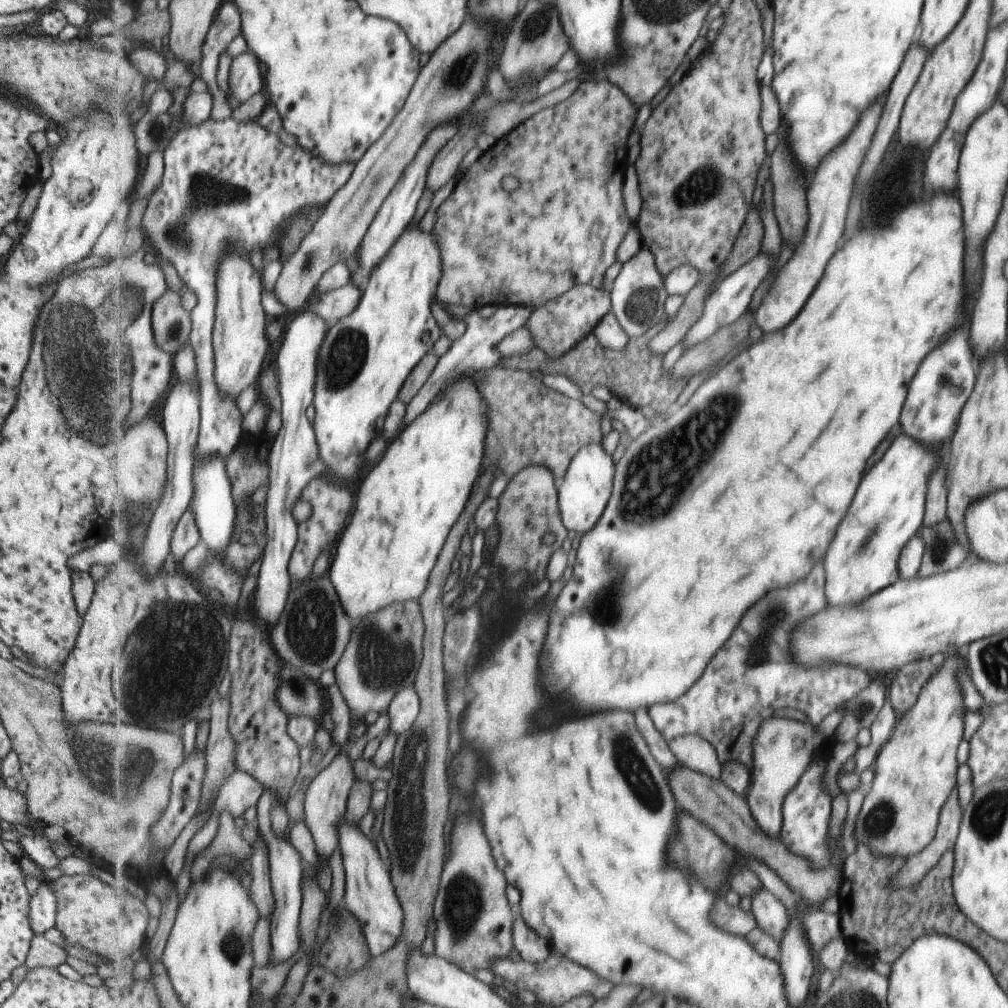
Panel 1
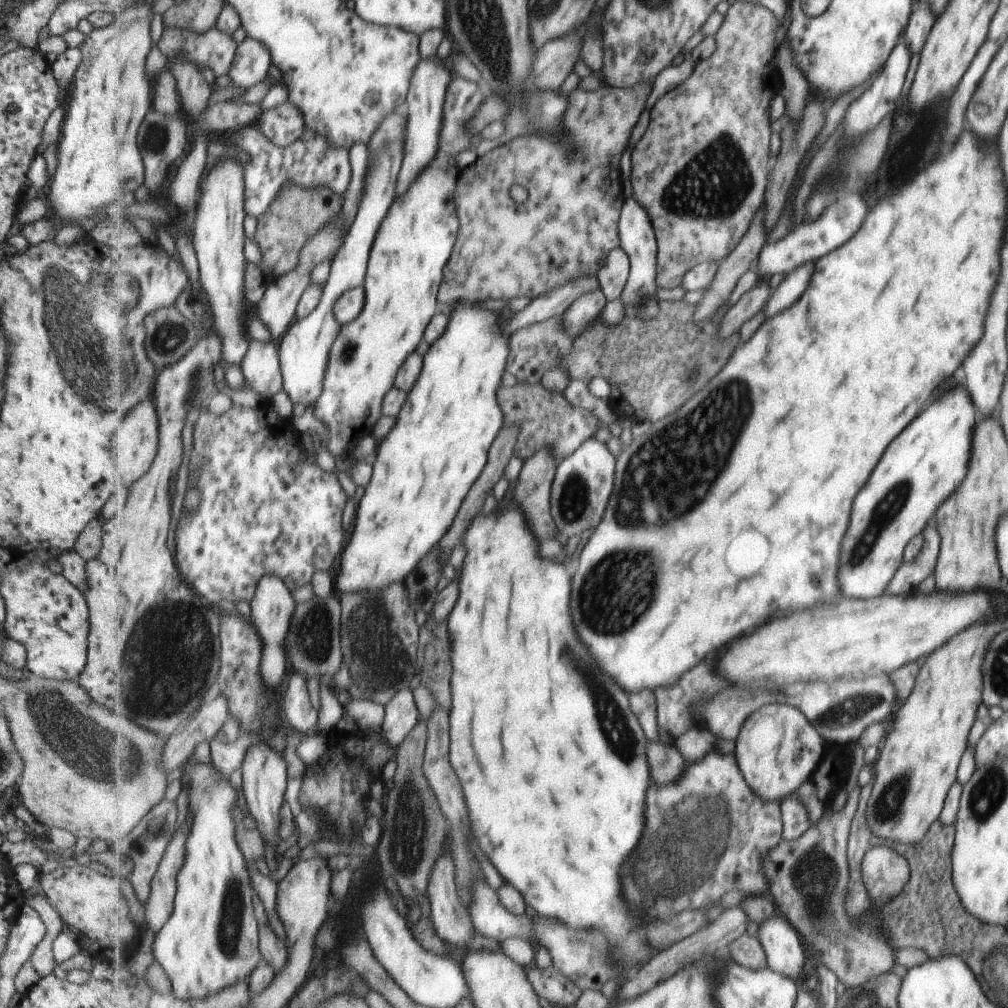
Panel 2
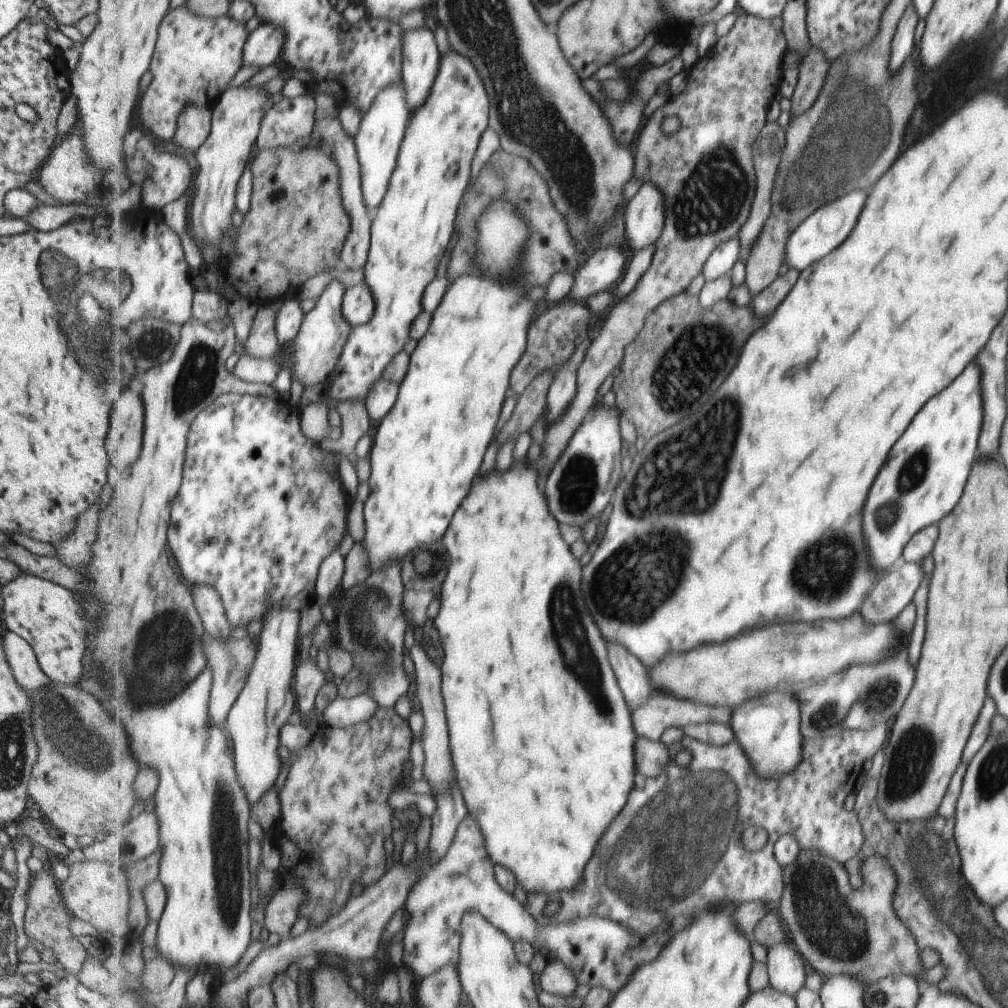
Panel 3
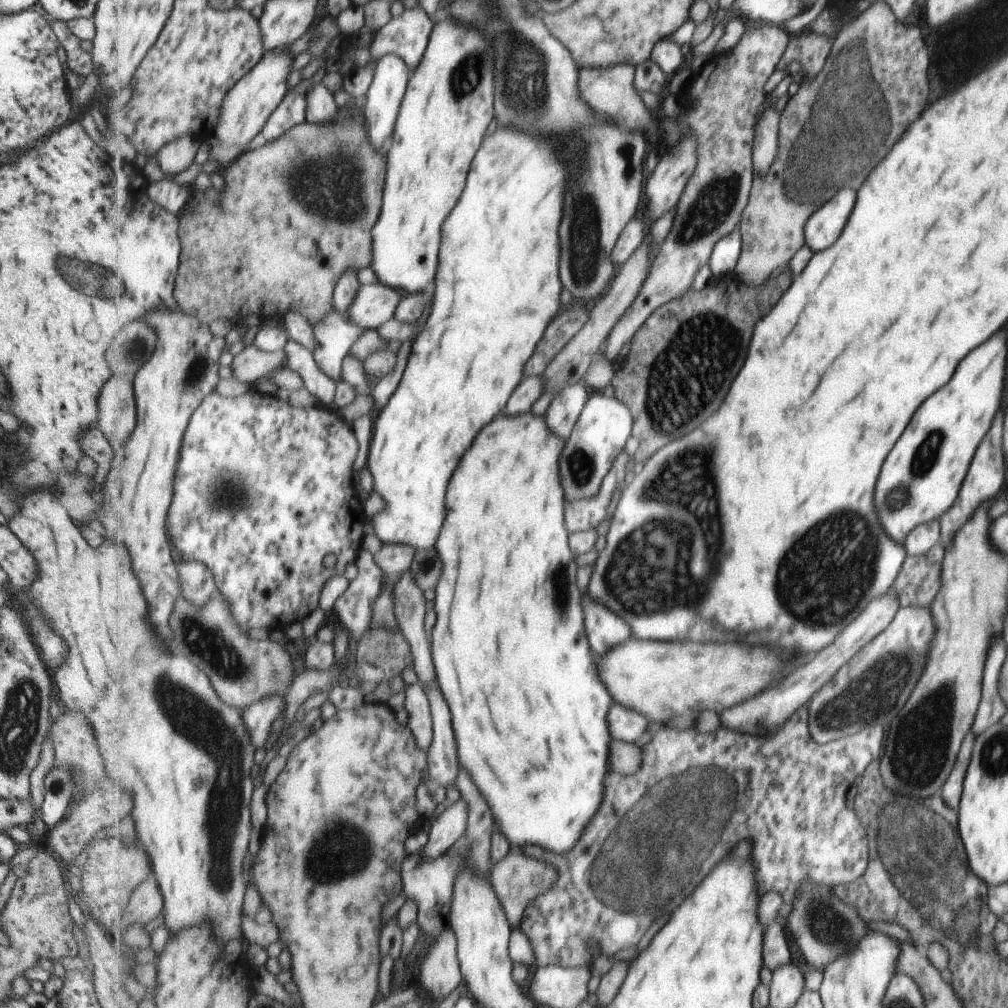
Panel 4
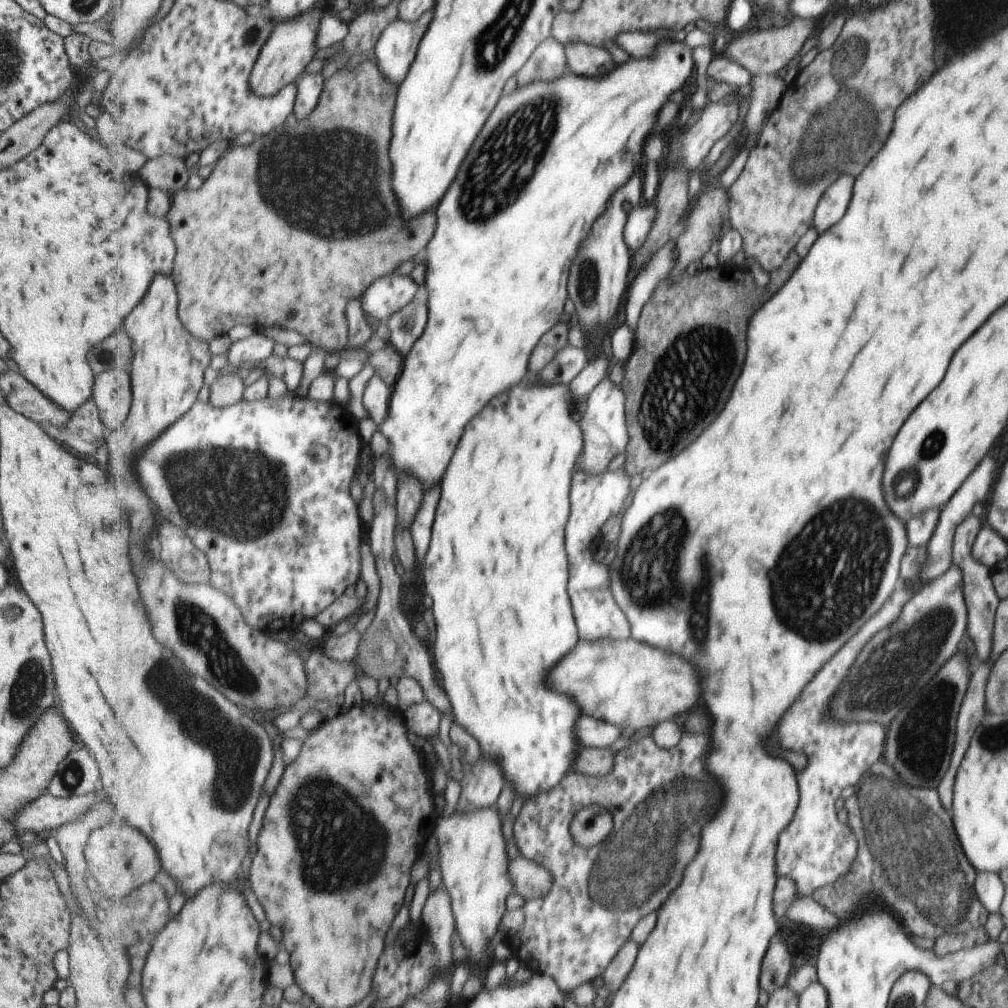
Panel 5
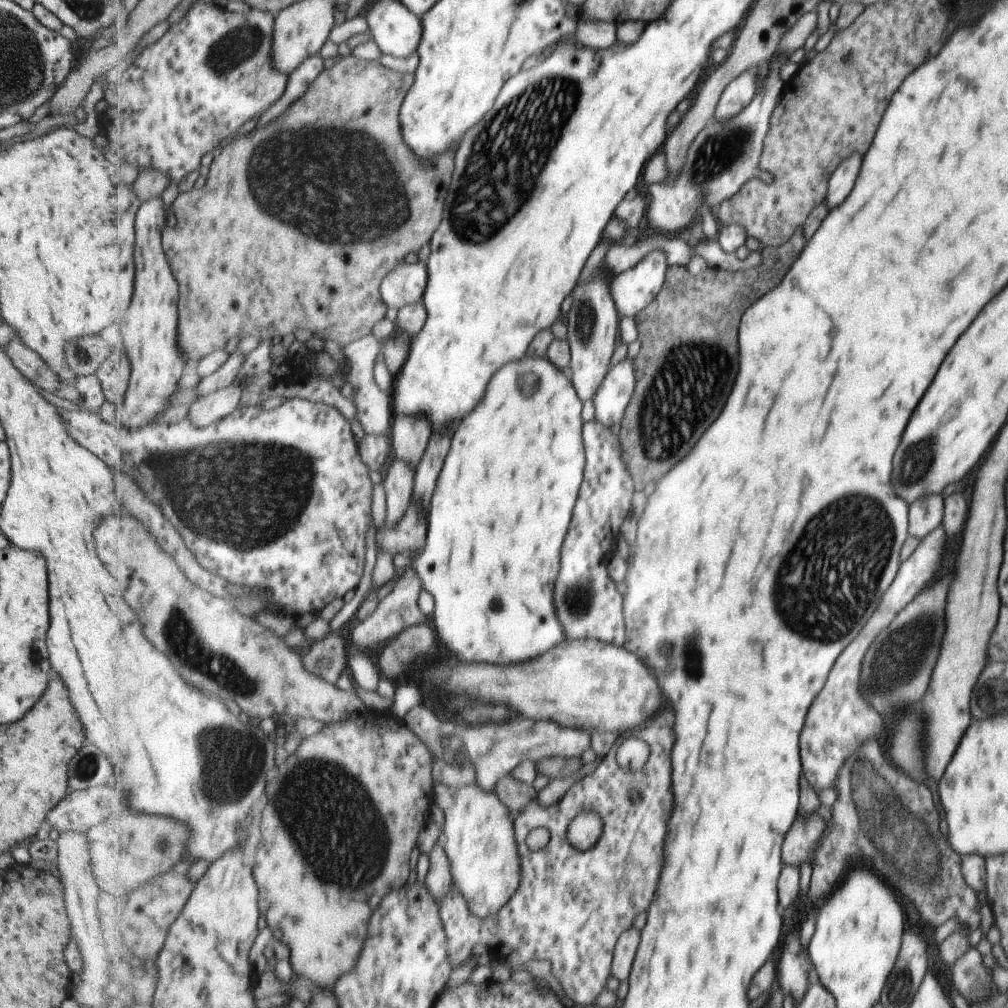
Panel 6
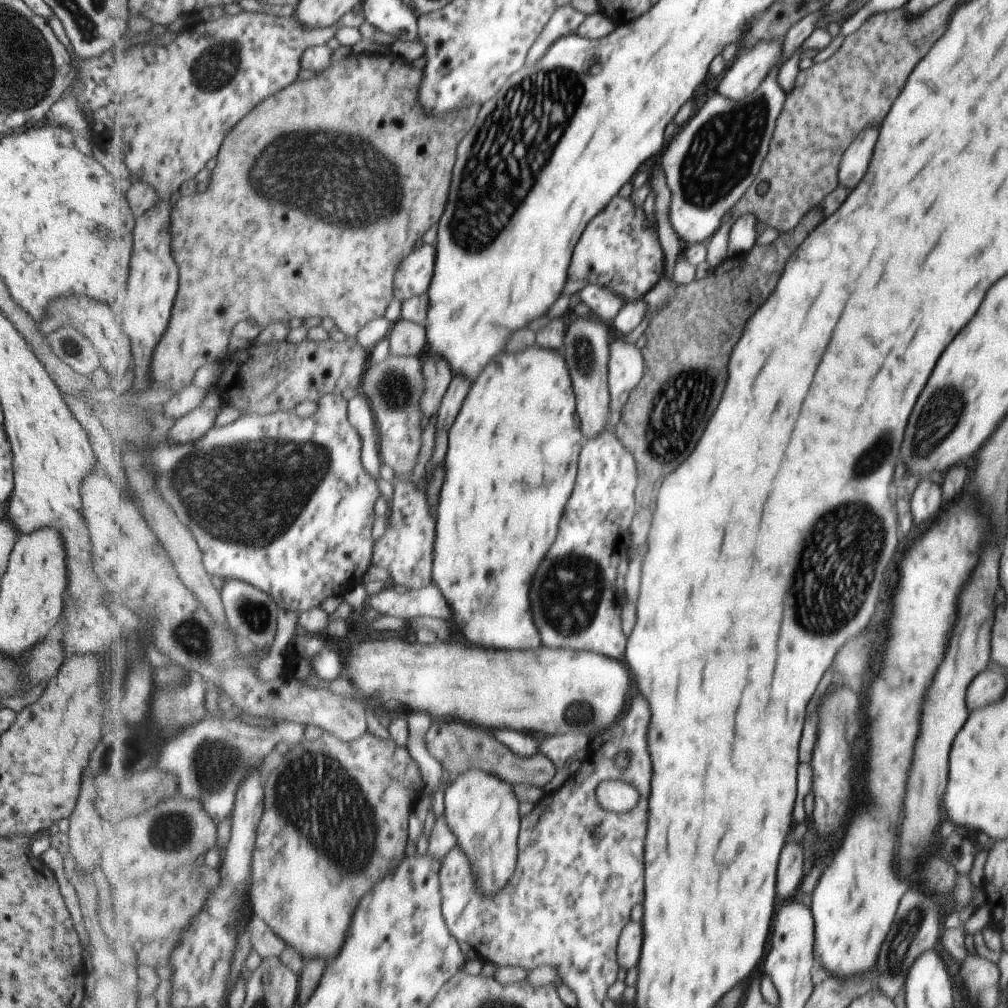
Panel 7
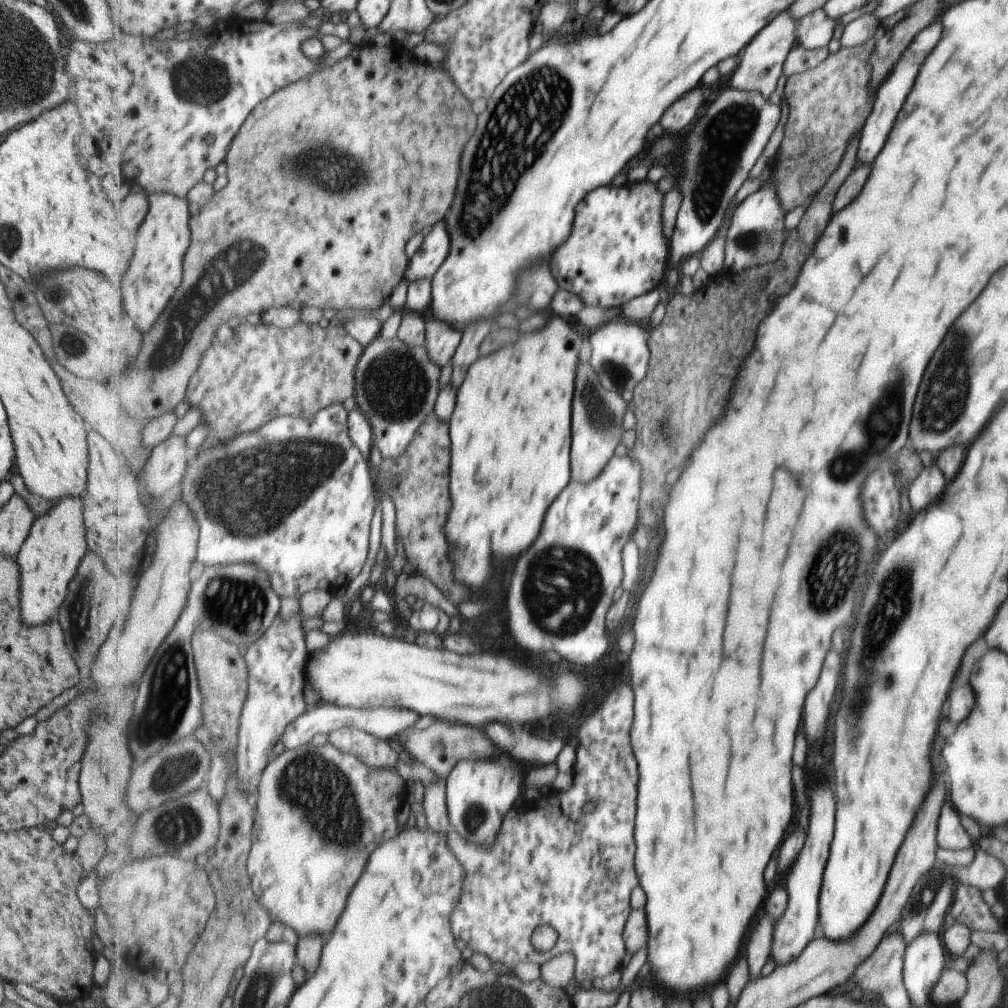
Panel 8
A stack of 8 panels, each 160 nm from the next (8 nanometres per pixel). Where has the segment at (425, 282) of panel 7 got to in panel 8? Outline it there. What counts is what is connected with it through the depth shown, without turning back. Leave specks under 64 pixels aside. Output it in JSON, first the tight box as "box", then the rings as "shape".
{"box":[406,220,452,282],"shape":[[[445,220],[438,222],[424,237],[422,245],[411,258],[406,272],[408,282],[433,278],[452,249],[452,236]]]}

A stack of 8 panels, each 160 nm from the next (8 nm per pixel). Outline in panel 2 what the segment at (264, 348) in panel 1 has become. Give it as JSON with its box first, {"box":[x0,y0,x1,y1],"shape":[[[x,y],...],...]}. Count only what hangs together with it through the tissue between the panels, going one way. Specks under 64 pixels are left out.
{"box":[192,158,252,364],"shape":[[[219,158],[219,164],[215,170],[199,183],[201,196],[198,197],[199,208],[196,208],[195,224],[192,229],[192,244],[198,258],[200,281],[203,292],[208,296],[214,316],[214,328],[221,336],[223,342],[223,361],[225,364],[243,364],[245,354],[249,352],[250,334],[250,309],[252,305],[245,298],[245,268],[247,258],[243,252],[245,246],[245,222],[247,216],[245,212],[245,168],[243,163],[234,162],[229,158]]]}

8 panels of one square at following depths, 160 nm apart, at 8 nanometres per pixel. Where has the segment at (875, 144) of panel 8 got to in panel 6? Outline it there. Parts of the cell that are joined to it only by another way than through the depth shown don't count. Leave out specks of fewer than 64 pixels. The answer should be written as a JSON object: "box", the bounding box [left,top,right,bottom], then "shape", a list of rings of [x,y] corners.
{"box":[825,151,863,210],"shape":[[[853,151],[840,162],[835,172],[828,178],[828,190],[825,197],[828,210],[832,209],[833,206],[837,206],[837,204],[841,204],[847,198],[847,194],[851,192],[853,182],[855,182],[857,172],[859,172],[861,156],[863,154]]]}

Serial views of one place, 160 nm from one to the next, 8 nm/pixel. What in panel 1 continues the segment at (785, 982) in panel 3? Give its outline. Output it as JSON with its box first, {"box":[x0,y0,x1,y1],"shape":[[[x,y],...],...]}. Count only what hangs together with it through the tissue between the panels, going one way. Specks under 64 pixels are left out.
{"box":[751,887,788,943],"shape":[[[762,887],[757,892],[757,896],[753,896],[751,911],[759,922],[758,928],[761,928],[767,934],[771,934],[779,943],[785,928],[787,928],[788,917],[785,906],[777,900],[777,896],[771,890]]]}

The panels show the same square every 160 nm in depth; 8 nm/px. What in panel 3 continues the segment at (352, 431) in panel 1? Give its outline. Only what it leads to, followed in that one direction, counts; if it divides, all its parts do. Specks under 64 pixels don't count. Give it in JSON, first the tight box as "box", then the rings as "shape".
{"box":[328,49,490,404],"shape":[[[451,49],[447,54],[442,55],[440,60],[440,72],[437,75],[433,88],[431,89],[428,100],[424,102],[424,105],[420,106],[414,113],[411,113],[410,121],[401,143],[401,148],[398,154],[397,164],[393,171],[389,188],[381,206],[378,208],[376,217],[372,220],[372,239],[370,251],[368,254],[368,261],[364,268],[365,281],[369,284],[374,300],[376,311],[374,317],[364,325],[354,327],[351,336],[347,341],[347,346],[337,363],[337,368],[331,376],[331,381],[328,383],[329,396],[331,400],[335,399],[337,402],[347,399],[363,399],[366,404],[366,396],[369,394],[371,387],[375,384],[376,380],[385,378],[388,364],[405,348],[407,340],[409,340],[409,330],[411,330],[411,324],[413,320],[423,312],[422,298],[425,294],[425,289],[438,273],[438,266],[441,259],[445,256],[447,248],[449,248],[449,242],[453,238],[453,232],[456,230],[456,222],[458,221],[460,204],[464,200],[465,193],[468,192],[469,180],[471,180],[471,164],[473,164],[473,158],[477,154],[477,148],[479,148],[479,140],[483,136],[483,132],[490,128],[490,98],[489,93],[484,85],[484,79],[481,78],[480,72],[477,70],[476,64],[470,60],[468,56],[457,52],[455,49]]]}

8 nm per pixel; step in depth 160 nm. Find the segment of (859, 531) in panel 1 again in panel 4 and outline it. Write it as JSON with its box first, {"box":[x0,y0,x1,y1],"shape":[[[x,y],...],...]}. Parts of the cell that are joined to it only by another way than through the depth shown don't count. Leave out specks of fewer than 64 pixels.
{"box":[873,330,1005,542],"shape":[[[999,330],[957,364],[949,382],[941,386],[941,390],[933,392],[919,404],[889,450],[877,476],[873,498],[877,518],[889,538],[903,542],[917,525],[943,516],[957,498],[969,462],[973,461],[980,442],[992,426],[993,414],[999,410],[1005,358],[1005,334]]]}

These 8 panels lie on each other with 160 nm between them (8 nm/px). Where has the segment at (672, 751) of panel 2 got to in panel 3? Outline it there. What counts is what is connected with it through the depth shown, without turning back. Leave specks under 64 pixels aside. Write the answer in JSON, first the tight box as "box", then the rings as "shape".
{"box":[637,737,671,777],"shape":[[[639,737],[637,740],[637,773],[645,777],[656,777],[669,766],[671,750],[660,741]]]}

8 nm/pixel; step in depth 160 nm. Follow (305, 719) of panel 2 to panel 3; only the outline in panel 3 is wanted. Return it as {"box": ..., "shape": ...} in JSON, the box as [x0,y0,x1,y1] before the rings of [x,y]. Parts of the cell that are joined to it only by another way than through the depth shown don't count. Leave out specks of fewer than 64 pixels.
{"box":[294,658,325,718],"shape":[[[311,658],[301,661],[300,665],[296,668],[294,676],[295,692],[297,698],[297,716],[299,712],[303,712],[304,718],[308,716],[309,710],[313,708],[315,704],[315,698],[319,694],[319,690],[323,688],[325,684],[325,673],[315,663],[315,658]]]}

